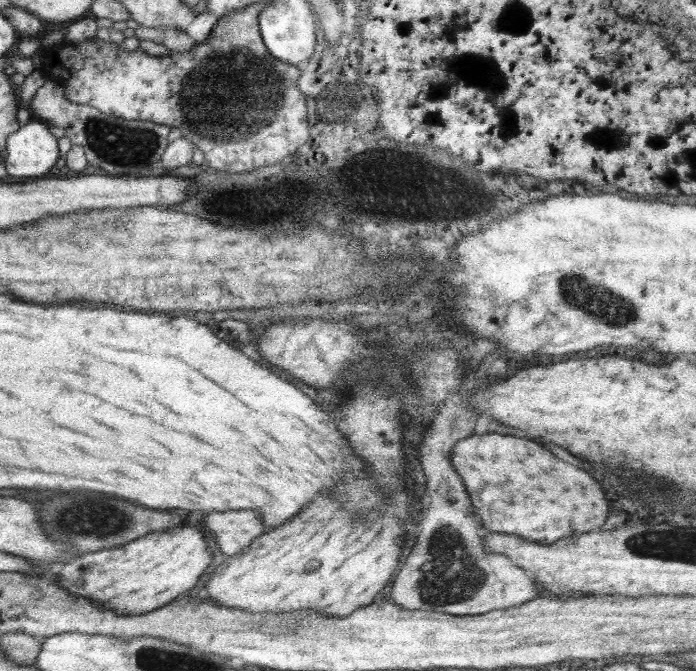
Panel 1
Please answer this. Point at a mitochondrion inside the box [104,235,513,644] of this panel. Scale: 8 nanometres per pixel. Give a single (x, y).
(452, 575)

